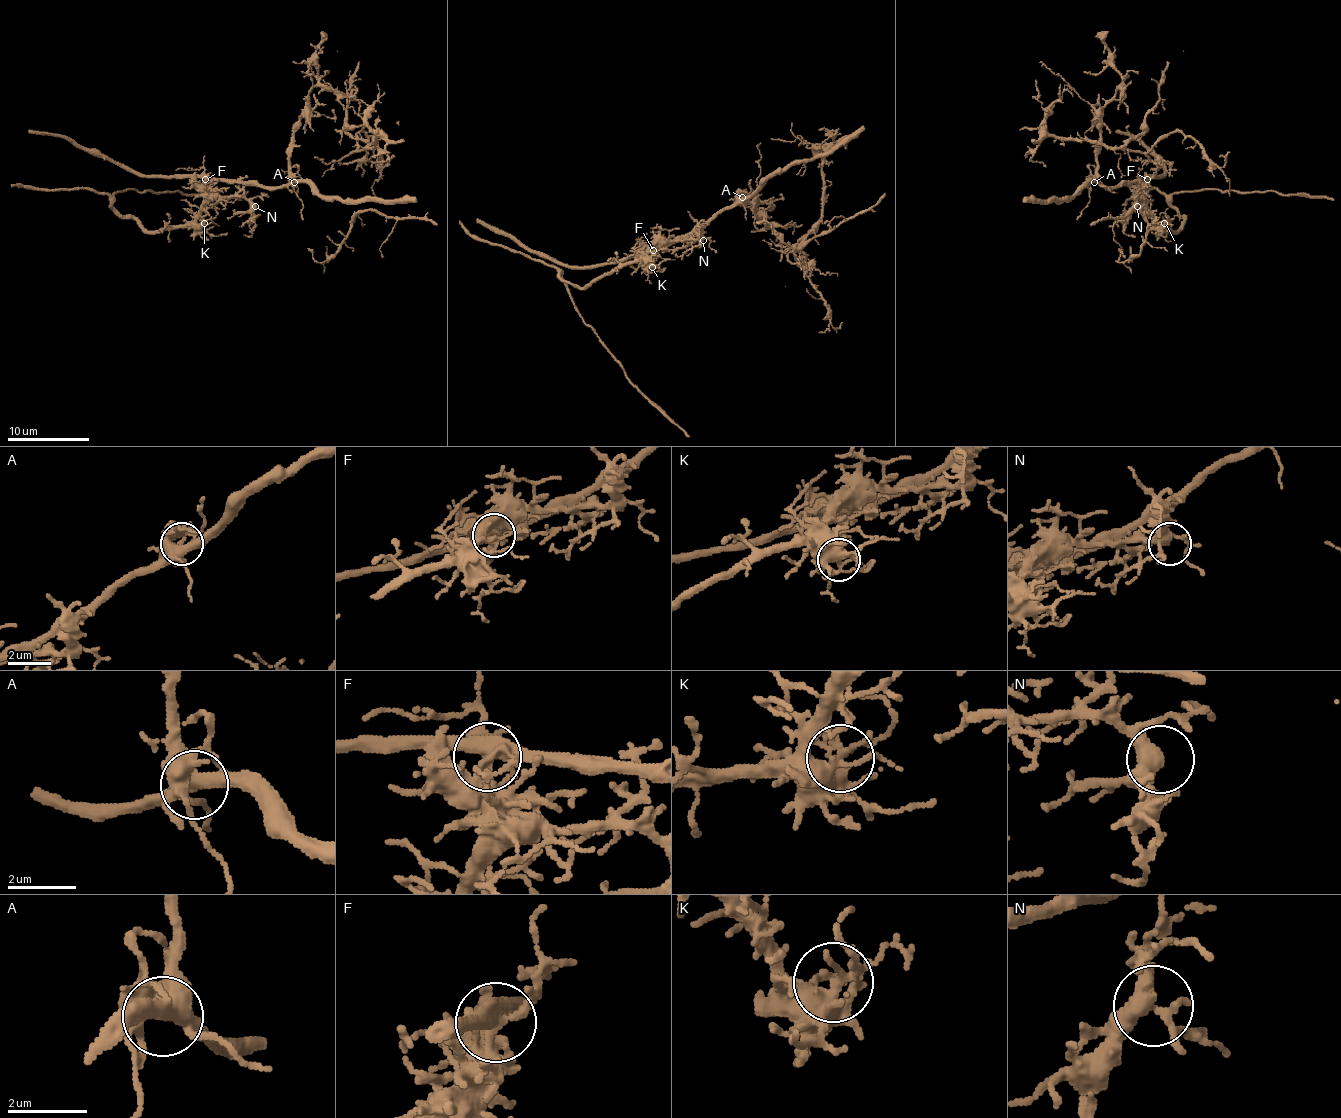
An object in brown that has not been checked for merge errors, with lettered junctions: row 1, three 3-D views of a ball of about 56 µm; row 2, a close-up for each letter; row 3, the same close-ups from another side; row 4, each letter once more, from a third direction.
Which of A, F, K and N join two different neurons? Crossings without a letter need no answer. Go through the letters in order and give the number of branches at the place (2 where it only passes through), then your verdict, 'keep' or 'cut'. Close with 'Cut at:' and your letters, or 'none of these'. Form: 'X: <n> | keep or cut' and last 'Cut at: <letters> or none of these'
A: 6 | keep
F: 5 | cut
K: 6 | keep
N: 4 | keep
Cut at: F

